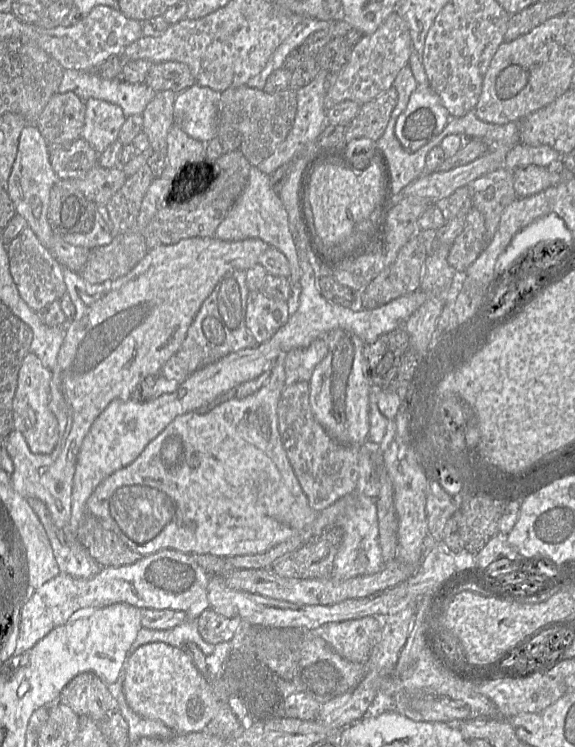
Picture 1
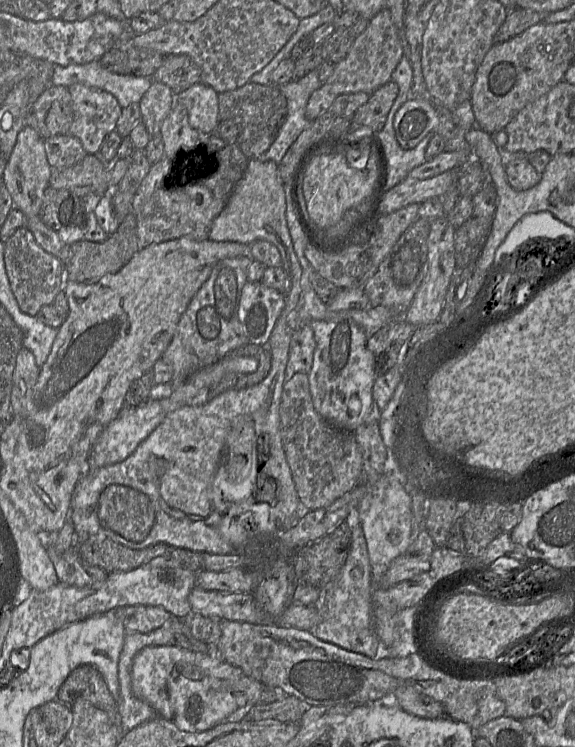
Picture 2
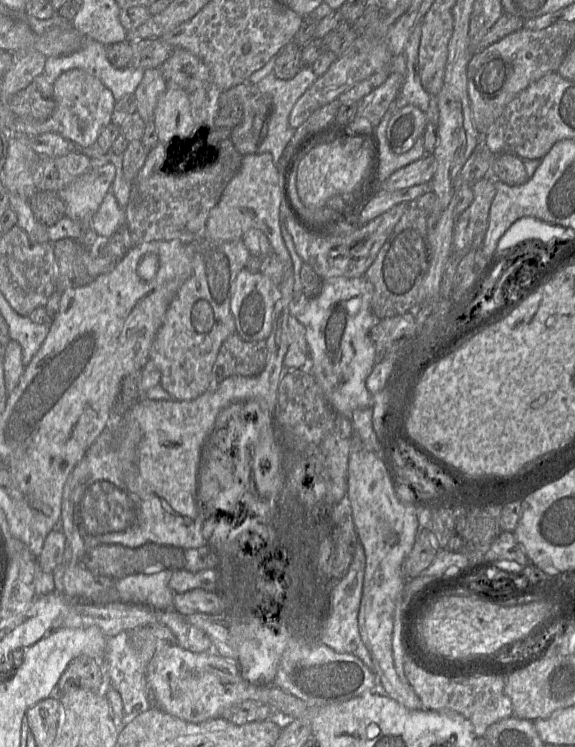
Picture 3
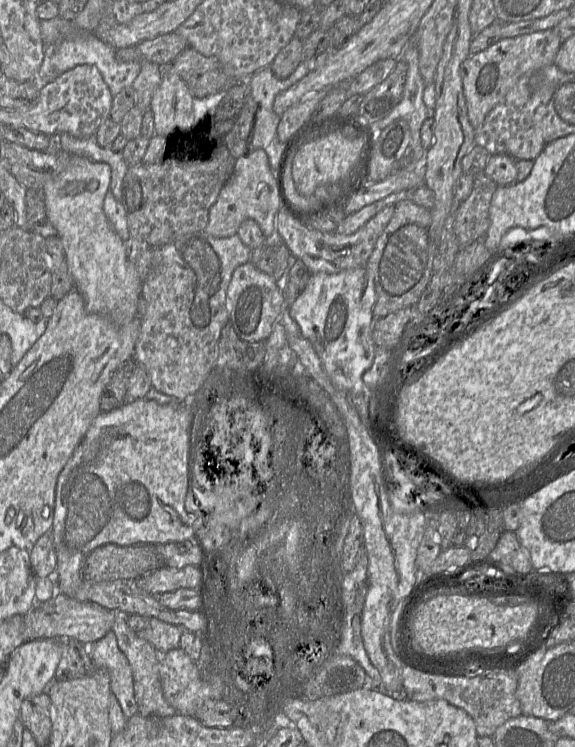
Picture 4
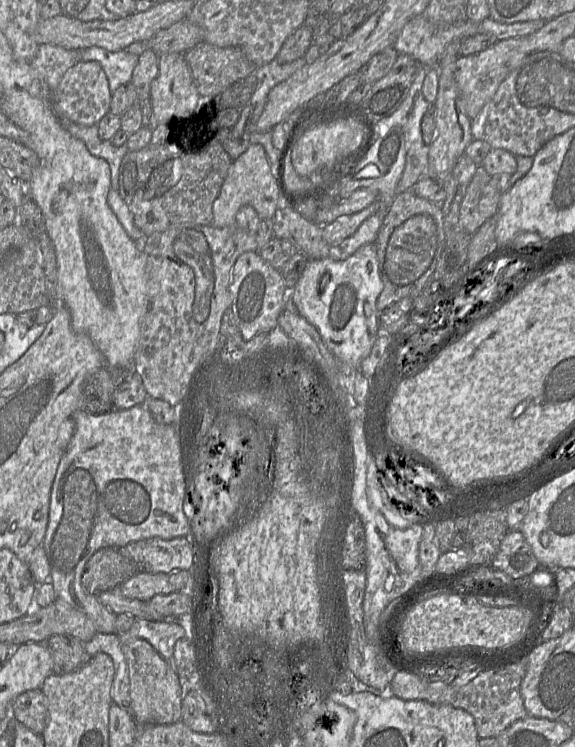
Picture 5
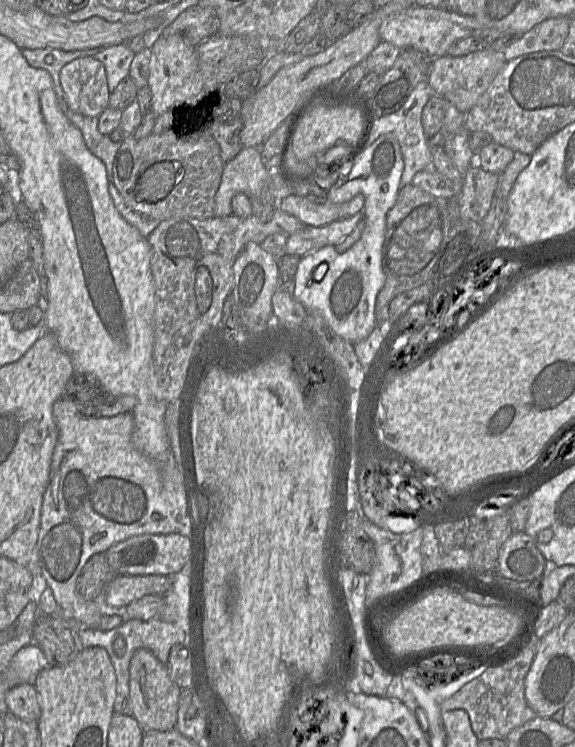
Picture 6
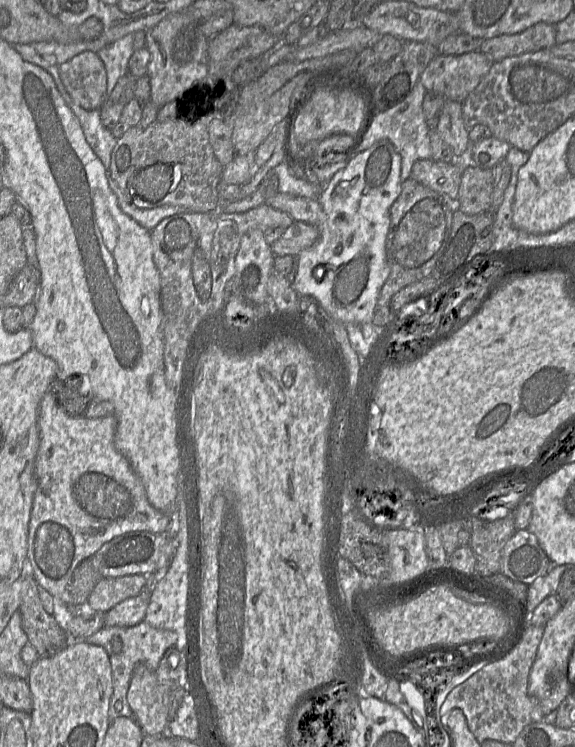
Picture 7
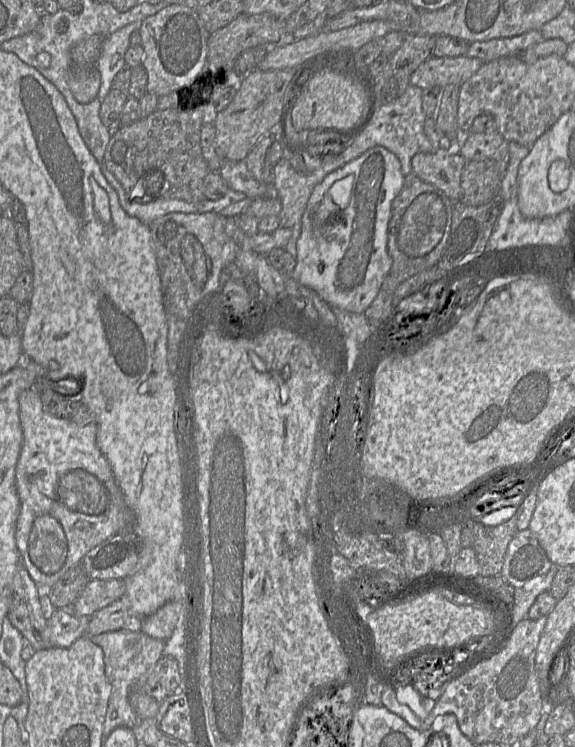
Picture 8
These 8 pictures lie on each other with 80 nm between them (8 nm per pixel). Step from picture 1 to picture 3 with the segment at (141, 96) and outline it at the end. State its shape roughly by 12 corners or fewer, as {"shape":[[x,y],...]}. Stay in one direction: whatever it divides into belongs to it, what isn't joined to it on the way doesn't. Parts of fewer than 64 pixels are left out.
{"shape":[[91,38],[72,54],[47,57],[45,80],[82,69],[115,101],[134,94],[140,68],[115,68],[107,46]]}

